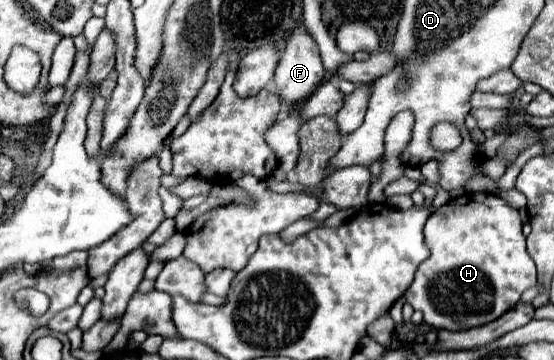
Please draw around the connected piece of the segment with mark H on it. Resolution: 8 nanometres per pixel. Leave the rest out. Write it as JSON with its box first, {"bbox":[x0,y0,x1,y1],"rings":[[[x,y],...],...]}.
{"bbox":[406,193,536,331],"rings":[[[470,193],[470,199],[452,199],[450,203],[442,205],[440,209],[436,209],[436,215],[430,215],[424,227],[424,239],[426,239],[426,247],[430,249],[430,257],[426,261],[420,263],[416,277],[412,281],[412,285],[406,289],[406,301],[424,313],[424,321],[436,329],[452,329],[452,331],[460,331],[460,329],[470,329],[470,327],[478,327],[484,323],[490,323],[494,319],[498,319],[500,315],[504,315],[508,309],[512,309],[518,301],[520,295],[532,285],[536,283],[536,265],[532,257],[530,257],[526,248],[526,237],[522,235],[522,221],[516,209],[512,209],[506,201],[502,201],[498,195],[492,193]]]}

